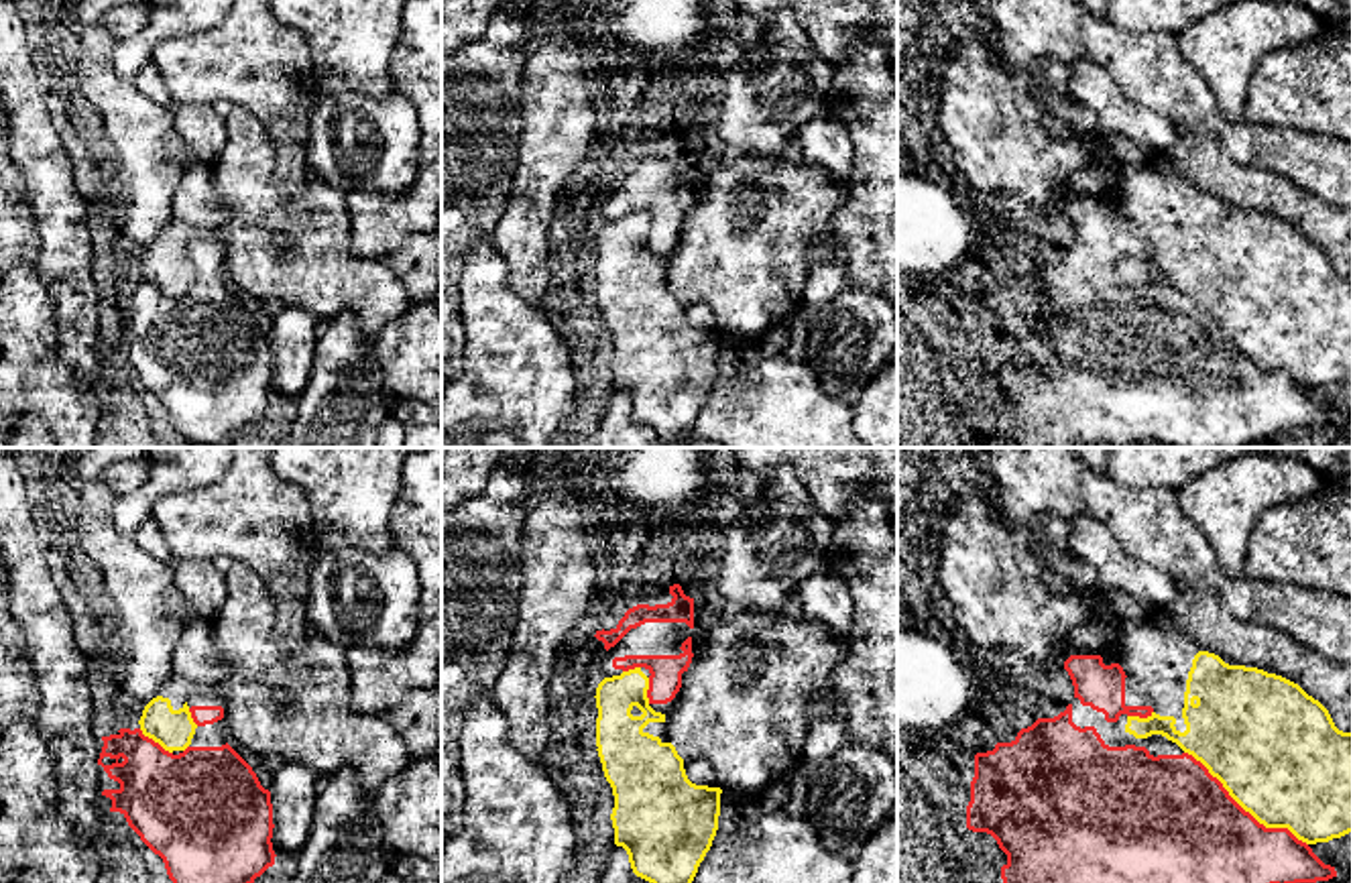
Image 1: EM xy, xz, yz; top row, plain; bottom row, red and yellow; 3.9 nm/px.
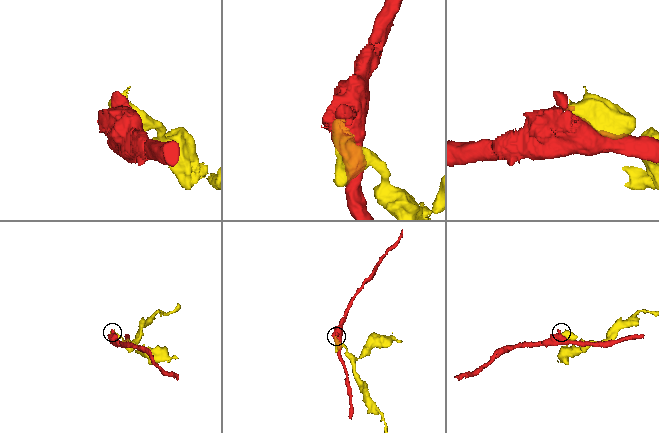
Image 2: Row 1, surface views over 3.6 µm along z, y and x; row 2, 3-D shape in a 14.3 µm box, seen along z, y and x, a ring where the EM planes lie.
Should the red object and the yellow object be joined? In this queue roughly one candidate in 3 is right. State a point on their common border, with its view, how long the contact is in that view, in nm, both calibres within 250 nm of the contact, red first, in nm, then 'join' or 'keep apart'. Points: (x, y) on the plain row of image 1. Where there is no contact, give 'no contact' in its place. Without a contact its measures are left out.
contact yz (1244, 355); length 600 nm; calibres 480 and 500 nm; keep apart

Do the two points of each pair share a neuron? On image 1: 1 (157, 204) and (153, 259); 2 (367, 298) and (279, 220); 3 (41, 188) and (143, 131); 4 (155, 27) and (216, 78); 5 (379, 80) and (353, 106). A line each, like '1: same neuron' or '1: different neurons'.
1: different neurons
2: same neuron
3: different neurons
4: different neurons
5: different neurons

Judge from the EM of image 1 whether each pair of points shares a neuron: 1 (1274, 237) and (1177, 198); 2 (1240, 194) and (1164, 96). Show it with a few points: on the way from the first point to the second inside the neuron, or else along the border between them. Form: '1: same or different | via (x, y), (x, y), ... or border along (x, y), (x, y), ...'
1: same | via (1250, 237), (1215, 237), (1201, 222)
2: different | border along (1189, 131), (1209, 137), (1234, 161)

